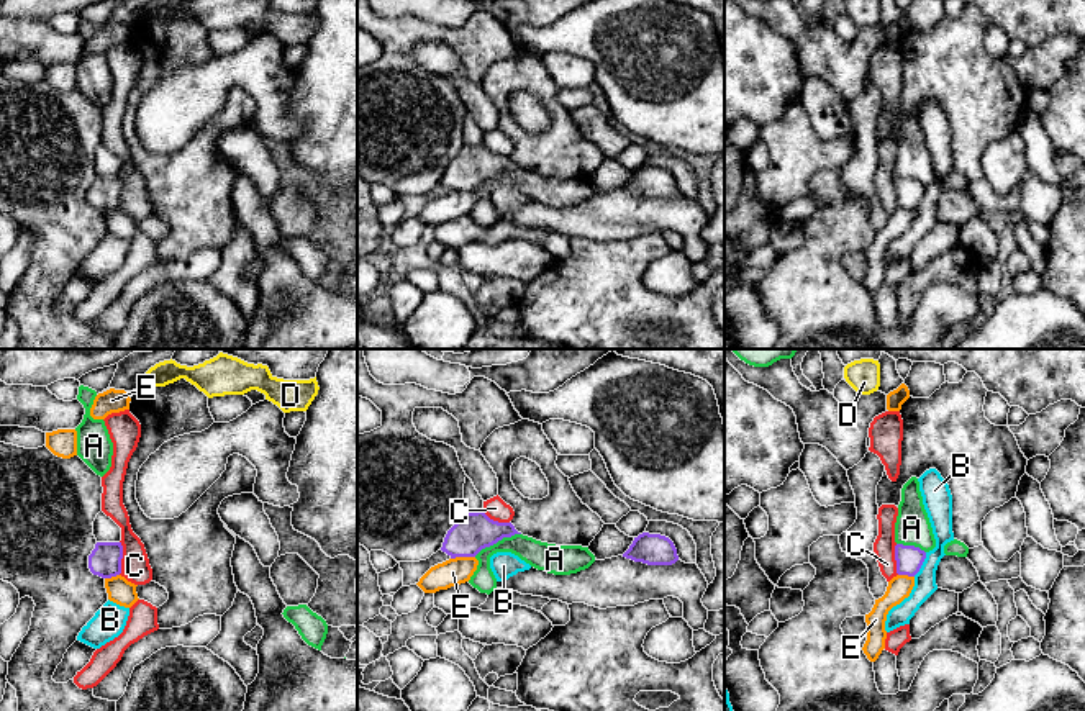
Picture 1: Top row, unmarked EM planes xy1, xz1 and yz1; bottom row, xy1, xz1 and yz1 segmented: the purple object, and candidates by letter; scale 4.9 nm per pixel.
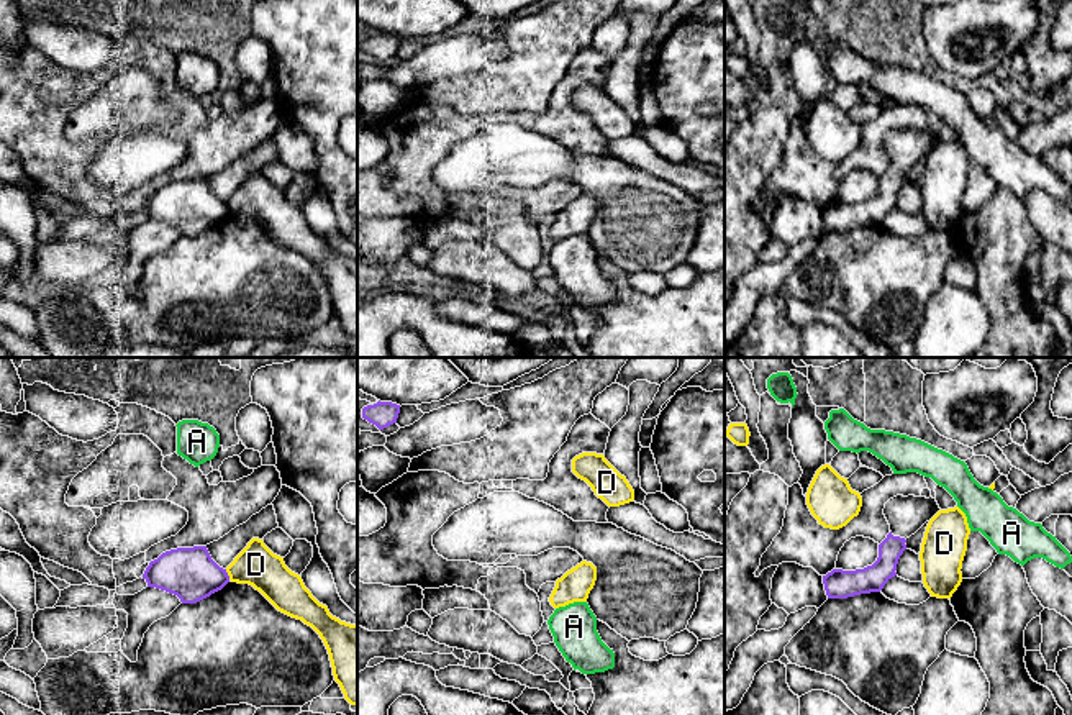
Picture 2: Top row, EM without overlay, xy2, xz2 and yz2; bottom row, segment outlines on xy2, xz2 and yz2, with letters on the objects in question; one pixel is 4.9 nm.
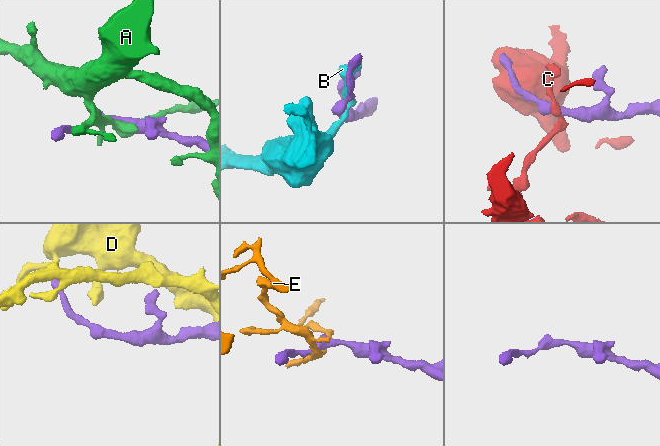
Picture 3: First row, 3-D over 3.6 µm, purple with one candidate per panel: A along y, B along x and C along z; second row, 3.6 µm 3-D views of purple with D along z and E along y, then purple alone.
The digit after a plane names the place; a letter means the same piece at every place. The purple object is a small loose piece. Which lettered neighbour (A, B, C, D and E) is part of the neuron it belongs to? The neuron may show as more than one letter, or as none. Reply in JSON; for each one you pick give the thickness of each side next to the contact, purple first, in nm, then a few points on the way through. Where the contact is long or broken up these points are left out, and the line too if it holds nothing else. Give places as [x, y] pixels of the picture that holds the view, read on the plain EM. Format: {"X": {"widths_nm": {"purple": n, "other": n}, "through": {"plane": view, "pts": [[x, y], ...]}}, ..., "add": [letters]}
{"add": []}

